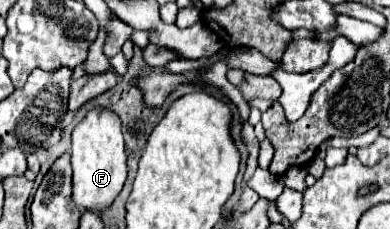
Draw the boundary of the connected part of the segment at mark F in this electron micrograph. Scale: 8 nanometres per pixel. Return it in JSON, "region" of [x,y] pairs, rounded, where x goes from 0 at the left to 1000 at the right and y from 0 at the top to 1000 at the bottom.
{"region":[[[236,472],[215,524],[185,568],[185,865],[205,917],[267,917],[308,847],[323,786],[323,655],[313,603],[313,533],[272,472]]]}

